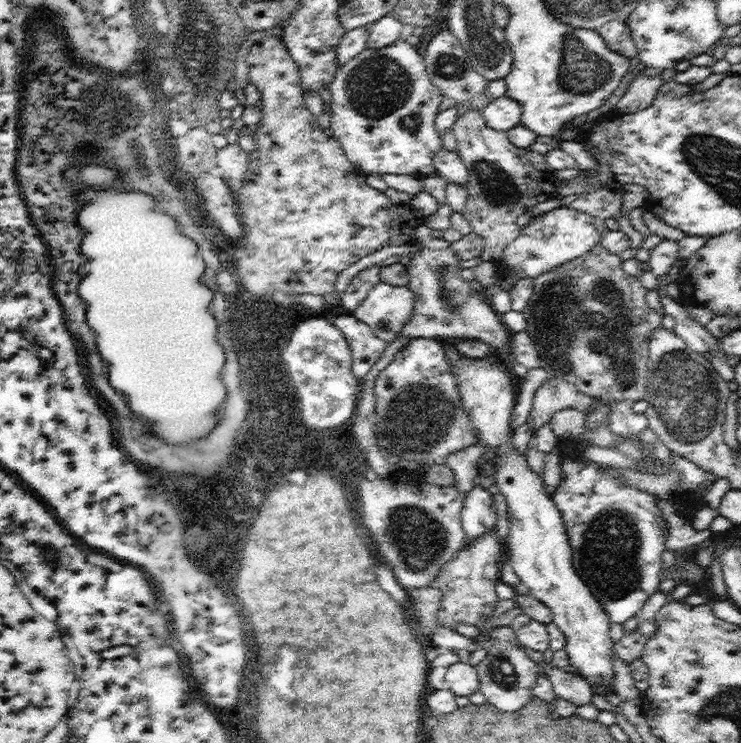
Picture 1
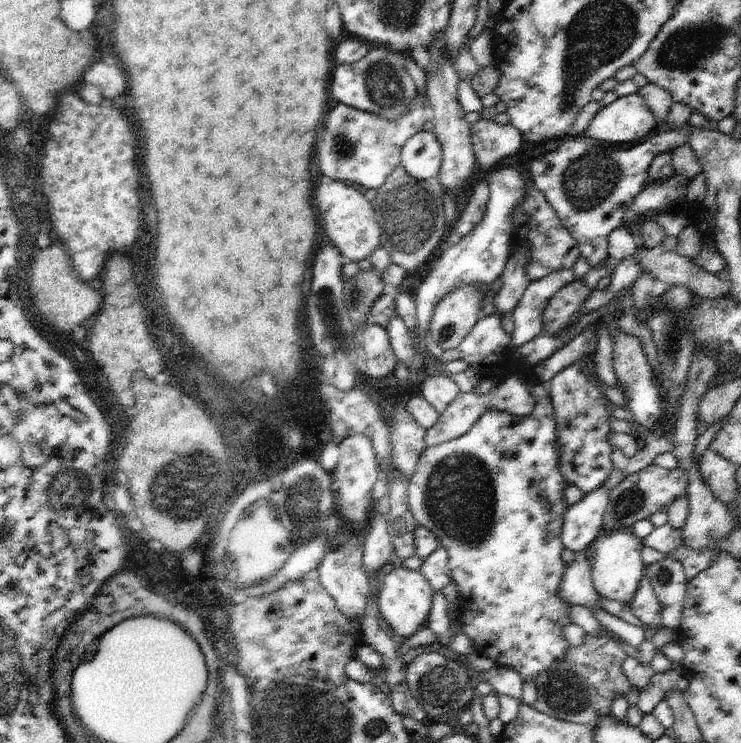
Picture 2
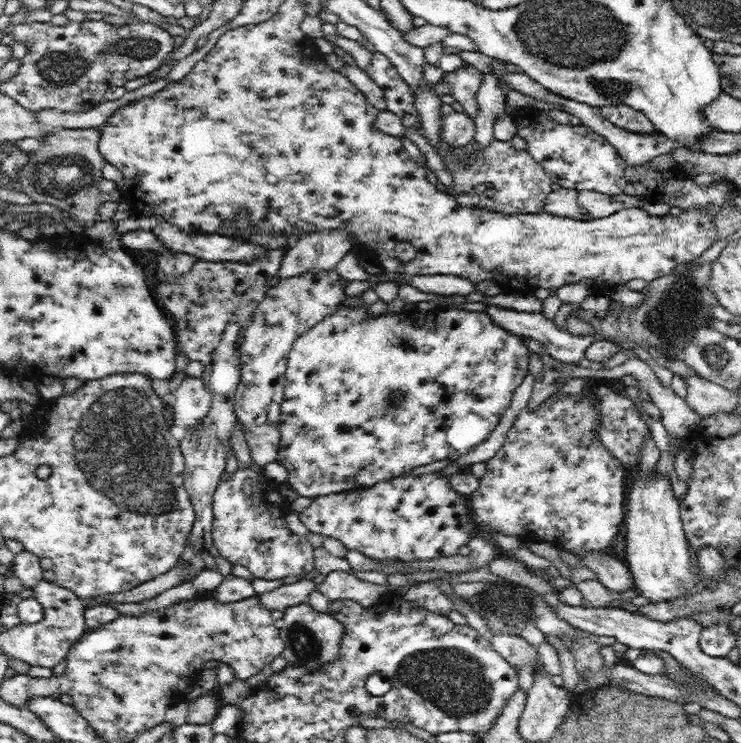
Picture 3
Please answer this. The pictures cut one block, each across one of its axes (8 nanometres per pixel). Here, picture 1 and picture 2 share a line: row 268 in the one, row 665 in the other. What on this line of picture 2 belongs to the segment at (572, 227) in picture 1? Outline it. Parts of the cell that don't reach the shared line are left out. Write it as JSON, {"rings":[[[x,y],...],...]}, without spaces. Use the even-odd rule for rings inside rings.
{"rings":[[[529,382],[531,384],[531,392],[537,400],[535,410],[531,412],[531,416],[511,416],[509,412],[485,412],[471,428],[469,432],[465,432],[461,438],[433,446],[433,448],[425,448],[419,454],[417,466],[413,476],[409,478],[409,486],[407,486],[407,504],[411,510],[411,516],[419,522],[419,526],[425,526],[429,532],[435,534],[435,538],[439,540],[441,548],[447,550],[449,554],[449,568],[451,568],[451,584],[459,590],[459,602],[457,602],[457,624],[461,626],[461,632],[467,634],[477,650],[477,654],[491,658],[495,666],[503,666],[503,668],[511,668],[517,674],[521,674],[523,682],[535,682],[535,678],[547,670],[549,666],[553,666],[555,662],[563,662],[565,652],[567,652],[567,642],[561,634],[563,626],[571,624],[571,620],[567,618],[567,610],[571,606],[567,606],[559,596],[557,596],[557,586],[563,574],[563,568],[567,566],[565,562],[559,560],[561,550],[565,548],[559,534],[561,534],[561,526],[563,526],[563,514],[569,508],[569,504],[565,504],[563,498],[563,486],[567,488],[569,482],[561,476],[559,468],[557,468],[557,452],[555,452],[555,410],[551,404],[549,394],[545,394],[545,388],[539,382]]]}

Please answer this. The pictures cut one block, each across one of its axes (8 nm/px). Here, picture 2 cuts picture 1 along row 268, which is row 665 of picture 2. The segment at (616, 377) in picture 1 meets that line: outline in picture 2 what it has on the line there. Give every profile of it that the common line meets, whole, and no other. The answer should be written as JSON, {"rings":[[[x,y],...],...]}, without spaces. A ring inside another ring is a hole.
{"rings":[[[601,626],[597,634],[585,634],[581,646],[567,648],[563,662],[555,662],[535,678],[537,700],[533,708],[561,722],[581,726],[595,726],[599,720],[607,718],[611,702],[617,696],[625,698],[631,688],[627,676],[623,674],[627,652],[619,644],[621,642],[615,638],[615,634],[605,626]]]}

